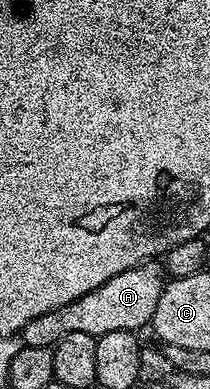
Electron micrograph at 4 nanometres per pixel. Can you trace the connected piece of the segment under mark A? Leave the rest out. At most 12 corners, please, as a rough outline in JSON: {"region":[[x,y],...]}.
{"region":[[146,261],[21,331],[49,349],[70,332],[100,338],[153,322],[165,276]]}

